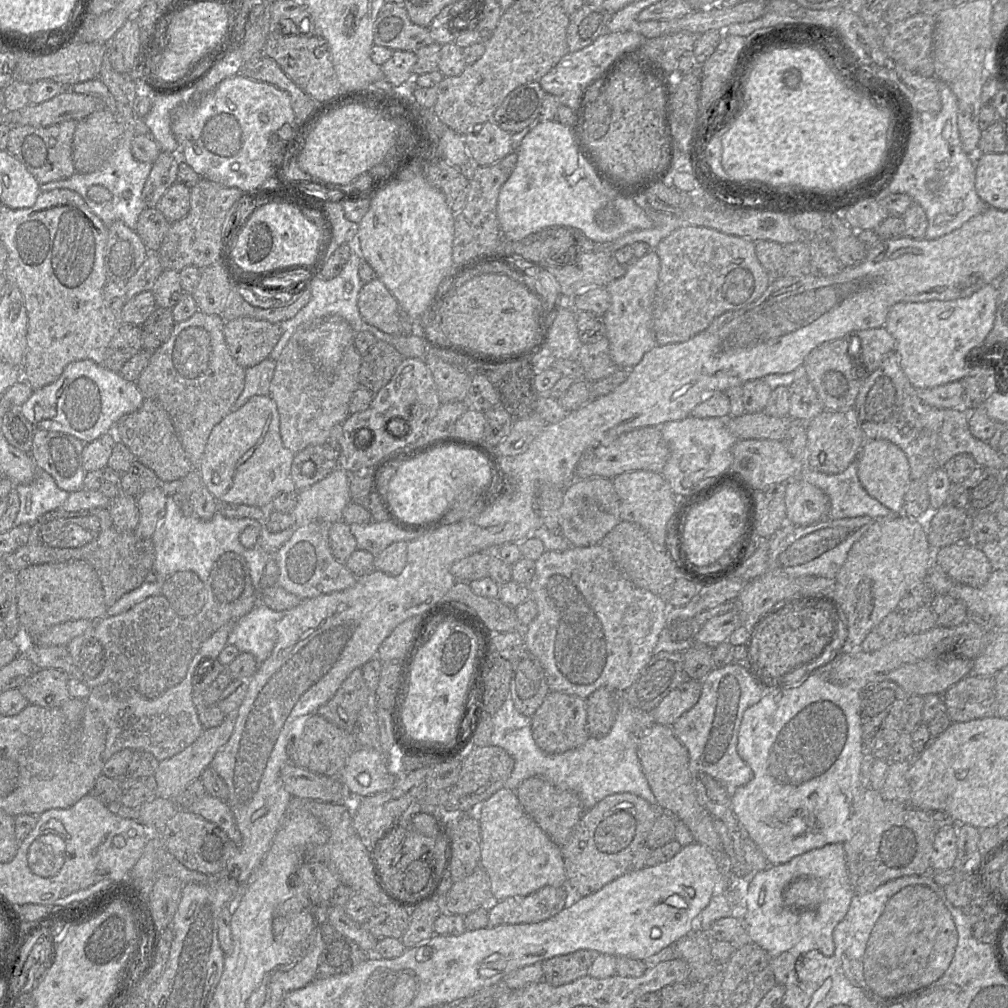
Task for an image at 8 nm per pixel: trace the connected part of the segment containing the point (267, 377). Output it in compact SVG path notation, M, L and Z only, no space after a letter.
M267 358L246 369L245 386L231 408L231 412L241 408L251 397L270 394L270 384L274 376L276 361Z

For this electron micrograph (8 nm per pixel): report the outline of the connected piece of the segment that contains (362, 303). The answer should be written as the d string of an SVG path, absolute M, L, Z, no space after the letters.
M378 278L363 284L358 296L358 308L369 324L387 334L401 334L400 306Z

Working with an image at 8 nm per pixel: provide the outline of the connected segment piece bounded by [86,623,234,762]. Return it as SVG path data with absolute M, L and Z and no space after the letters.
M228 623L206 640L189 664L184 679L157 698L147 698L134 688L107 683L94 687L86 699L87 705L101 717L106 728L105 749L101 758L107 761L116 752L129 748L151 753L162 761L193 743L204 731L193 702L193 676L198 665L207 658L218 658L228 645L234 623Z

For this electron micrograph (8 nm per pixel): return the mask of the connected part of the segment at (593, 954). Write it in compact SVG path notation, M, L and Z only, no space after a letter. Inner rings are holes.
M583 949L545 960L541 962L543 980L553 986L561 986L589 975L598 955L597 951Z

